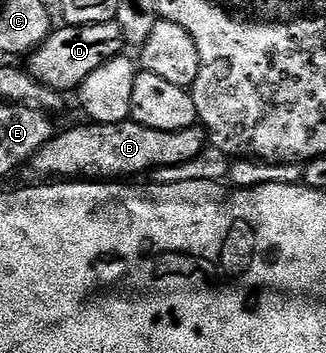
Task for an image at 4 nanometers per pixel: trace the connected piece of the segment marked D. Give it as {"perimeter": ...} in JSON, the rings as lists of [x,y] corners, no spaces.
{"perimeter":[[[116,21],[94,23],[93,25],[65,25],[53,28],[50,36],[31,53],[27,54],[26,72],[35,81],[42,83],[48,89],[54,89],[61,95],[79,90],[86,75],[98,71],[102,63],[121,56],[125,52],[122,27]]]}

